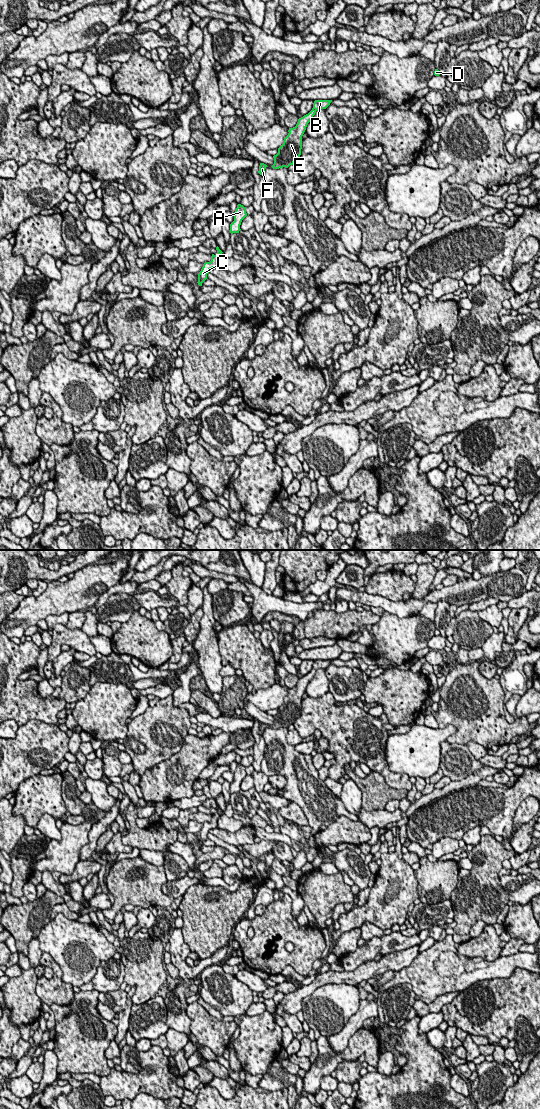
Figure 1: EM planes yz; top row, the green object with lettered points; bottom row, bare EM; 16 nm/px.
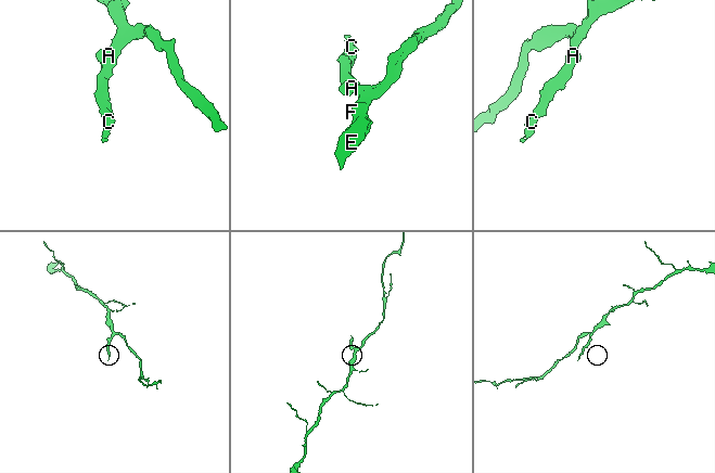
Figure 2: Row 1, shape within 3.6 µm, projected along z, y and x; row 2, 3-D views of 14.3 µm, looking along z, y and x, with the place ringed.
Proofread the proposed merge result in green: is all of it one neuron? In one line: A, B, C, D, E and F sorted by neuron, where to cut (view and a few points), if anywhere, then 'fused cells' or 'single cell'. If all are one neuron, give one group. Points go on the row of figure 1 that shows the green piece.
A B C D E F | no cut | single cell

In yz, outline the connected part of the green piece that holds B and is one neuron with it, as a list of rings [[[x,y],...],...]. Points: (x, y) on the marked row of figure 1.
[[[315,100],[312,110],[298,119],[295,127],[289,128],[288,135],[284,138],[283,144],[278,148],[278,153],[273,156],[273,169],[288,168],[293,165],[297,158],[301,155],[302,136],[310,120],[318,109],[326,109],[332,100]]]

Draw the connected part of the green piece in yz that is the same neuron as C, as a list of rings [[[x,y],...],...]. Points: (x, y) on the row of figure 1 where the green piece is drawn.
[[[218,246],[216,247],[216,250],[217,250],[217,254],[216,255],[212,254],[211,261],[205,262],[203,264],[201,271],[198,274],[197,283],[199,286],[202,286],[202,283],[207,279],[207,274],[209,273],[209,270],[213,268],[217,268],[217,260],[223,252],[219,249]]]

